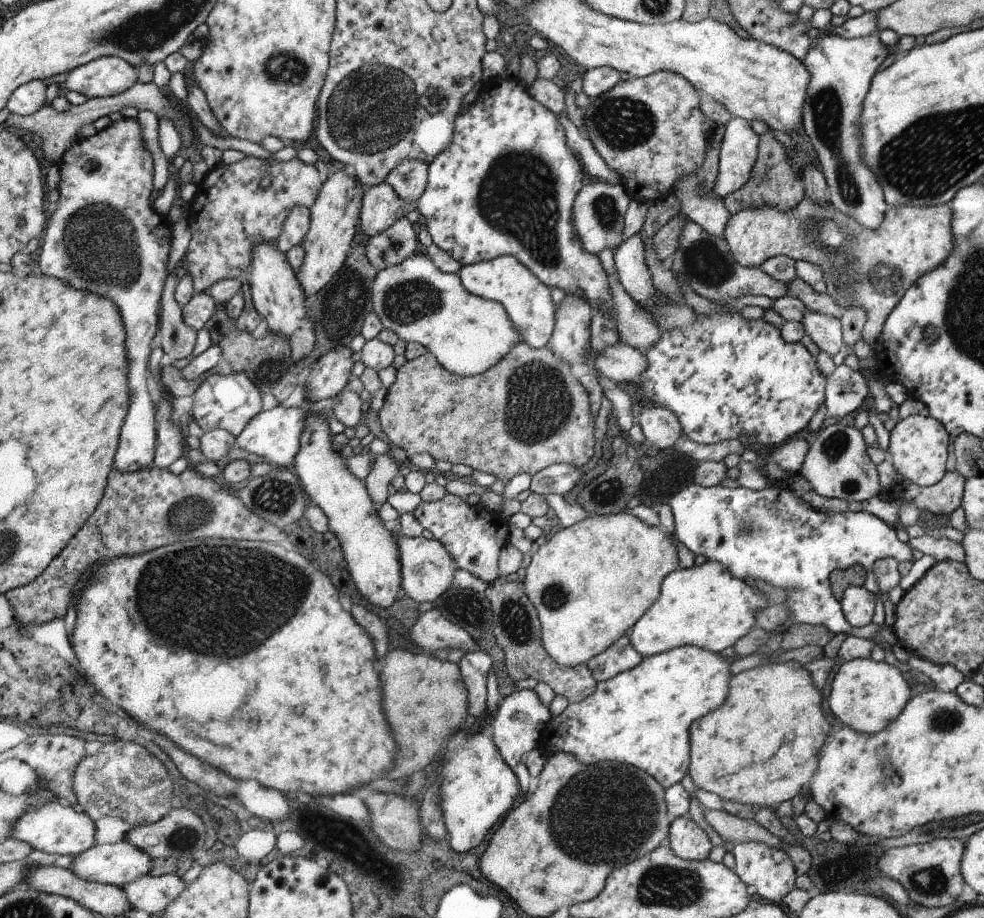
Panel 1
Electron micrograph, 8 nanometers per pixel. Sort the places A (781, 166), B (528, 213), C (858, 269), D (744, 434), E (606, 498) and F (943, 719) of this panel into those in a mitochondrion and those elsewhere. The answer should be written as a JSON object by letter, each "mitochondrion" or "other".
{"A":"other","B":"mitochondrion","C":"mitochondrion","D":"other","E":"other","F":"mitochondrion"}

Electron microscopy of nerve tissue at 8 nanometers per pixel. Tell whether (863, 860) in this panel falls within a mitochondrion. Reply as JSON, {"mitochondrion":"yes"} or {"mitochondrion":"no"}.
{"mitochondrion":"yes"}

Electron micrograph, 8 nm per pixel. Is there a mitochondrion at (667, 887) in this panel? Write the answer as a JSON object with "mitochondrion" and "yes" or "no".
{"mitochondrion":"yes"}

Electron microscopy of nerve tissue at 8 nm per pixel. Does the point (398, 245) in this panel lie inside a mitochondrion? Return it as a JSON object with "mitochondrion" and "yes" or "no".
{"mitochondrion":"yes"}

